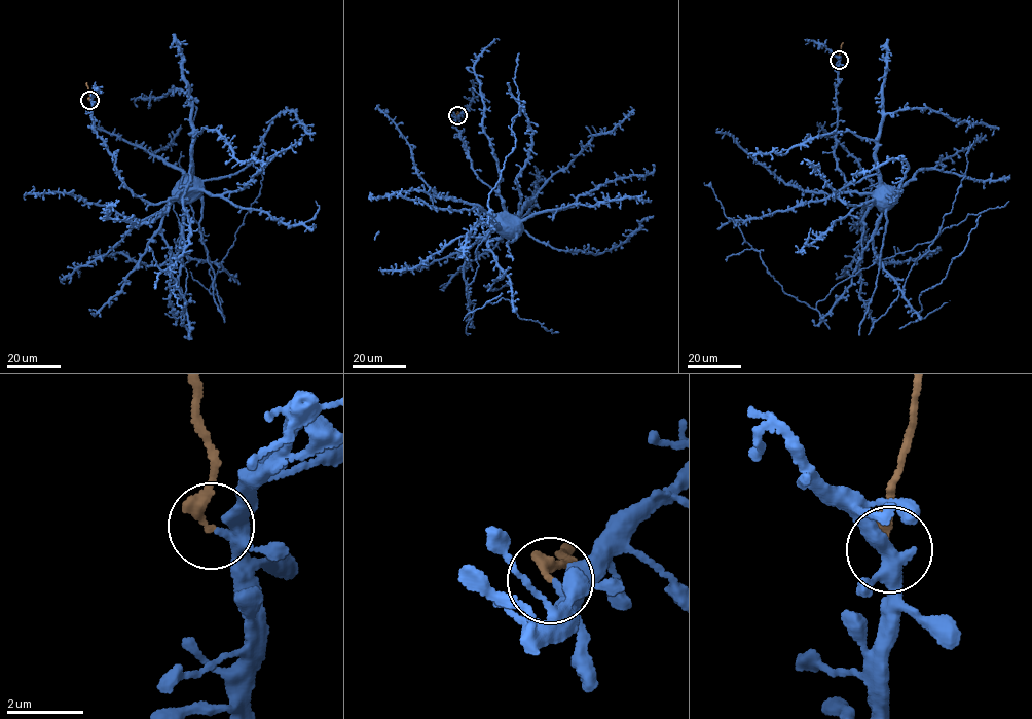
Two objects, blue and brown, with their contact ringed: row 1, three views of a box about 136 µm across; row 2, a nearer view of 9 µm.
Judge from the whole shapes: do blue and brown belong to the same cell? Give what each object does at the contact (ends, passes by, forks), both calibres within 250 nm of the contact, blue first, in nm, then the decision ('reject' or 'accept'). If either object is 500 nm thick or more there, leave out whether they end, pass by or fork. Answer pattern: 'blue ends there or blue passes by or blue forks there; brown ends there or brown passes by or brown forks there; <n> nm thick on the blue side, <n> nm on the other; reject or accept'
blue forks there; brown ends there; 280 nm thick on the blue side, 280 nm on the other; reject

